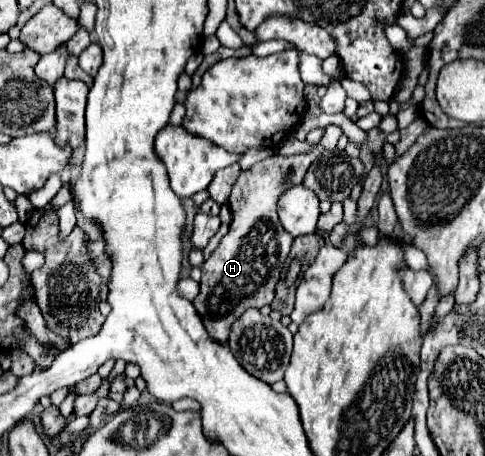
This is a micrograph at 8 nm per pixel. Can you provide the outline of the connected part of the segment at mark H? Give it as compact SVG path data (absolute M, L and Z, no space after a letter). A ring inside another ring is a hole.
M314 148L310 154L274 154L254 164L250 170L240 172L228 200L232 212L230 230L222 238L216 252L202 264L200 294L194 300L196 310L204 316L202 322L206 330L220 342L228 342L230 326L244 310L262 308L274 300L274 286L292 246L292 236L282 232L282 224L276 214L278 198L288 188L302 184L314 156L320 156L320 152L322 148Z

